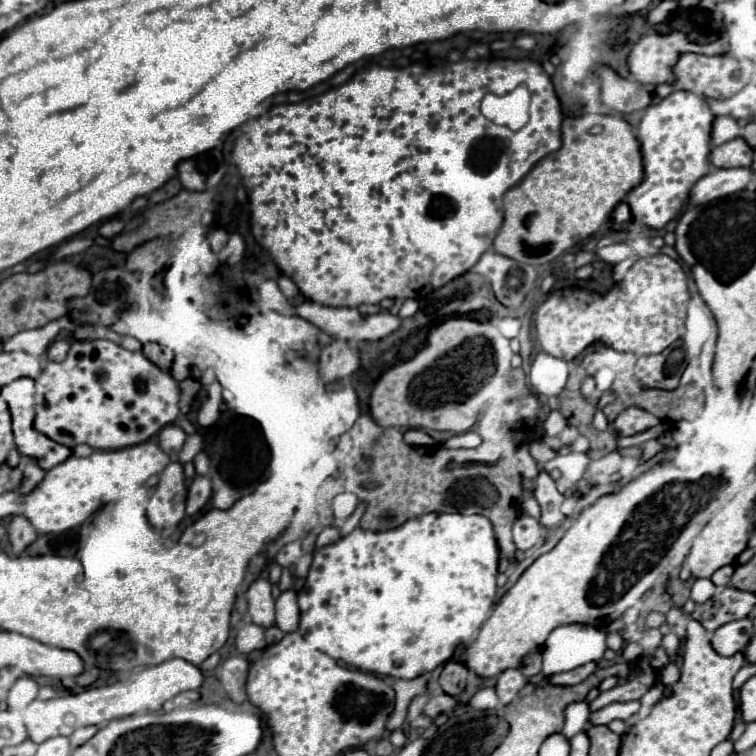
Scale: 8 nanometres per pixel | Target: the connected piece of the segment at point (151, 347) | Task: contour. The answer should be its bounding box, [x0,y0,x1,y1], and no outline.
[142,343,174,371]

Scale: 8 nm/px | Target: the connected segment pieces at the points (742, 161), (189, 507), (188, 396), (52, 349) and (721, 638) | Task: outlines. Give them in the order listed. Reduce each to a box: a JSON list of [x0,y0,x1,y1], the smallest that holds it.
[[710,137,754,167],[186,475,212,515],[180,379,202,413],[48,339,70,361],[712,621,752,655]]

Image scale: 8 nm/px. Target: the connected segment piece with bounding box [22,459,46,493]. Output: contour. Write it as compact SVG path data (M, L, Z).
M30 459L30 463L26 465L26 469L24 469L24 483L22 483L22 493L28 493L28 491L32 491L40 481L42 481L42 477L46 475L46 471L42 471L40 467L38 467L38 463L34 461L34 459Z

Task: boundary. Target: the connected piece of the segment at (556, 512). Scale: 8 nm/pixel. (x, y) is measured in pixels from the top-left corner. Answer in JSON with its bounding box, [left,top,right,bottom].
[534,473,564,529]

